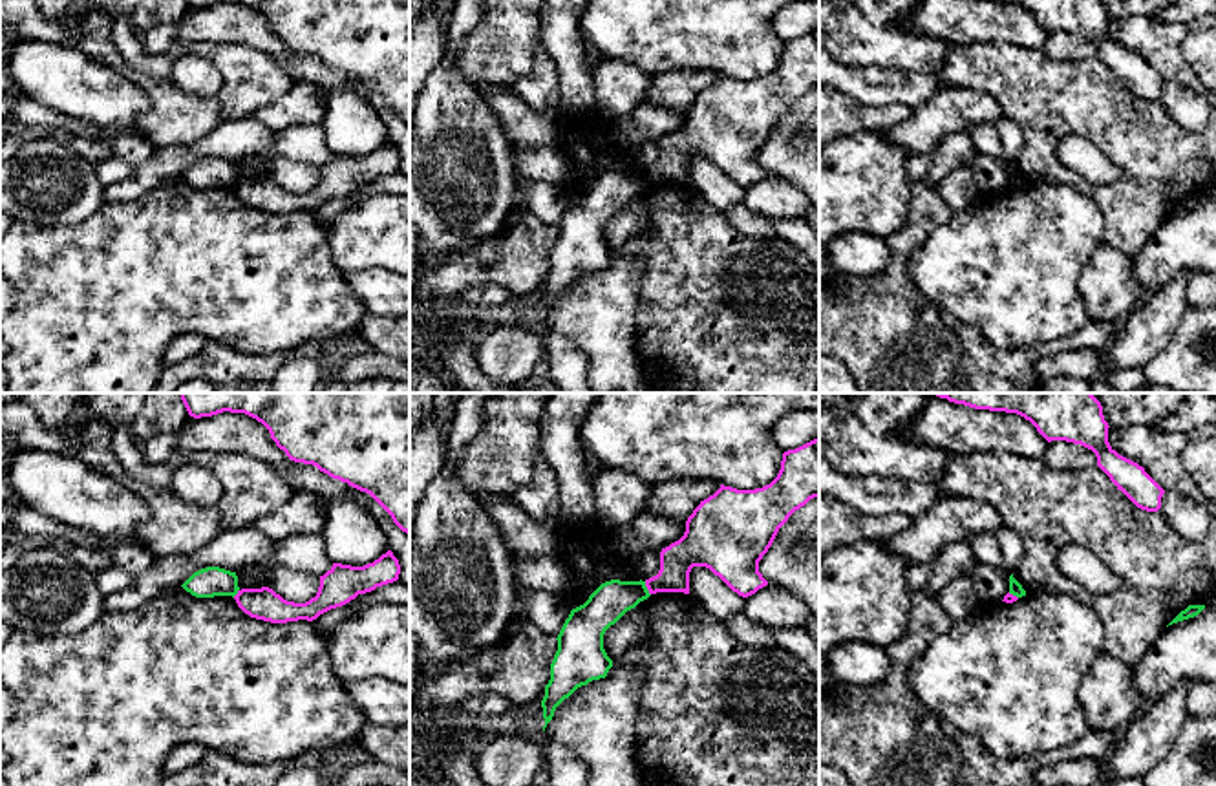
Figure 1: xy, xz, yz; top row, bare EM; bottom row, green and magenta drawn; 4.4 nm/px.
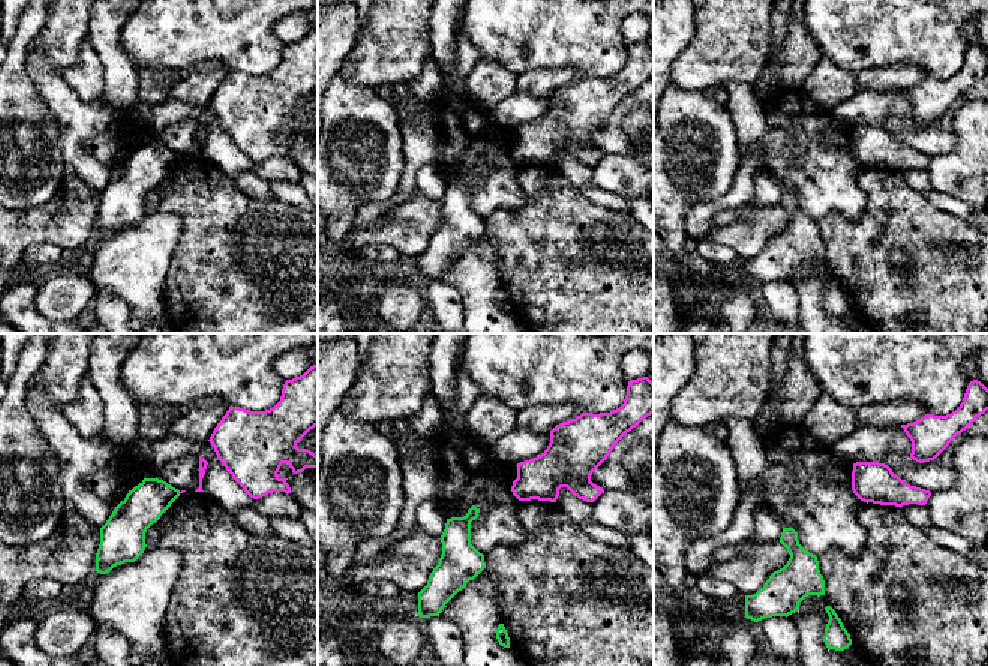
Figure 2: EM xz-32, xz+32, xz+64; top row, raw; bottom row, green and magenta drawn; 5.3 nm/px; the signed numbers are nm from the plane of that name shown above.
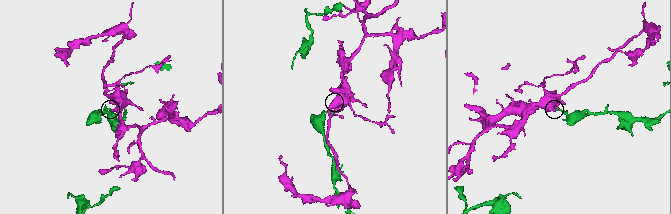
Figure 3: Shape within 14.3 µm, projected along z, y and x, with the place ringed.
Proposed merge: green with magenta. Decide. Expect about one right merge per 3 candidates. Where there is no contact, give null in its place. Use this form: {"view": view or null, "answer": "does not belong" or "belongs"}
{"view": "xz", "answer": "does not belong"}

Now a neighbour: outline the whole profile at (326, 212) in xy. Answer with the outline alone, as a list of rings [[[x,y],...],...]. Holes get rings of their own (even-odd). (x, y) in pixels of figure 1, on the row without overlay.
[[[358,188],[351,190],[349,194],[331,199],[324,205],[320,205],[316,210],[313,210],[311,214],[315,216],[316,221],[320,221],[322,225],[329,225],[336,214],[342,208],[347,208],[349,203],[358,196]]]

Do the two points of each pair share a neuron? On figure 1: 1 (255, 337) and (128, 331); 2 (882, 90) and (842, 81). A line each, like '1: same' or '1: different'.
1: same
2: same

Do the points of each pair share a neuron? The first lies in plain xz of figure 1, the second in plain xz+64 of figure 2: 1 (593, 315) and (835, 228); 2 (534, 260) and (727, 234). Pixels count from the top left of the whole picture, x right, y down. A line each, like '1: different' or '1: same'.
1: different
2: same

